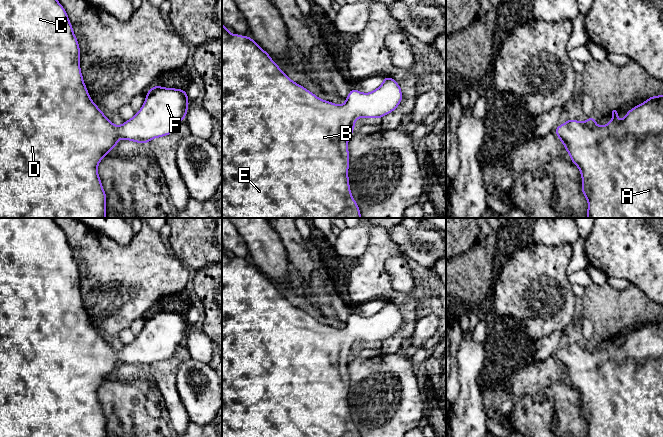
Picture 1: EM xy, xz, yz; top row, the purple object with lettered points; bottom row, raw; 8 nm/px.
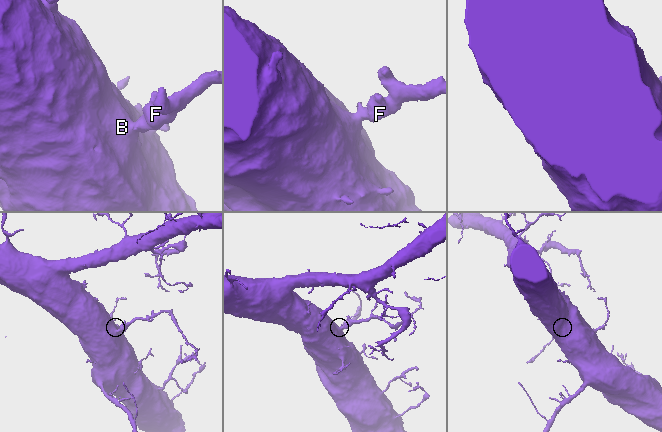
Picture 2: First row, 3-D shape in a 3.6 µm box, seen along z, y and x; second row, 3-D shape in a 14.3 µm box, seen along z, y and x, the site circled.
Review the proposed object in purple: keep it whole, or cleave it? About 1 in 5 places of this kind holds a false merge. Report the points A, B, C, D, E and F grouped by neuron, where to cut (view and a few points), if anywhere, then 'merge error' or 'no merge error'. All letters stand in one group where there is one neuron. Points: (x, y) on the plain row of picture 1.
A B C D E F; no cut; no merge error

